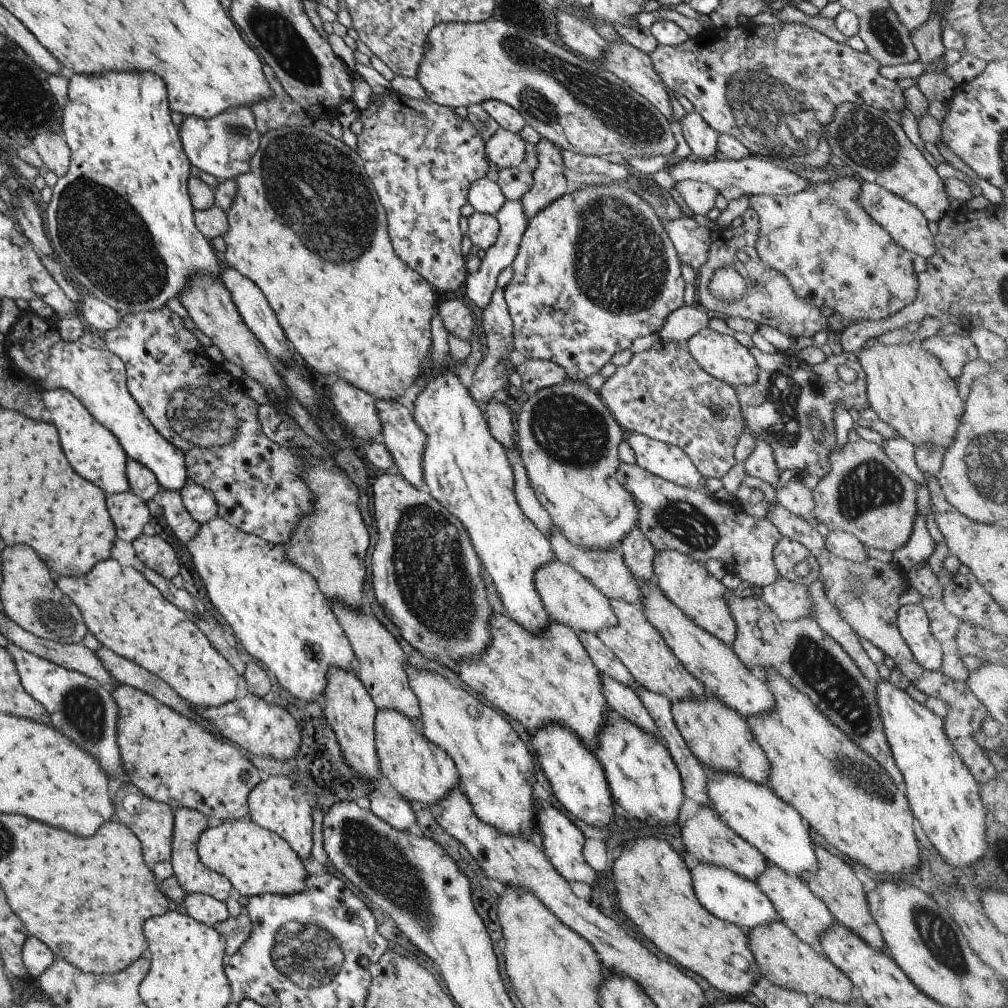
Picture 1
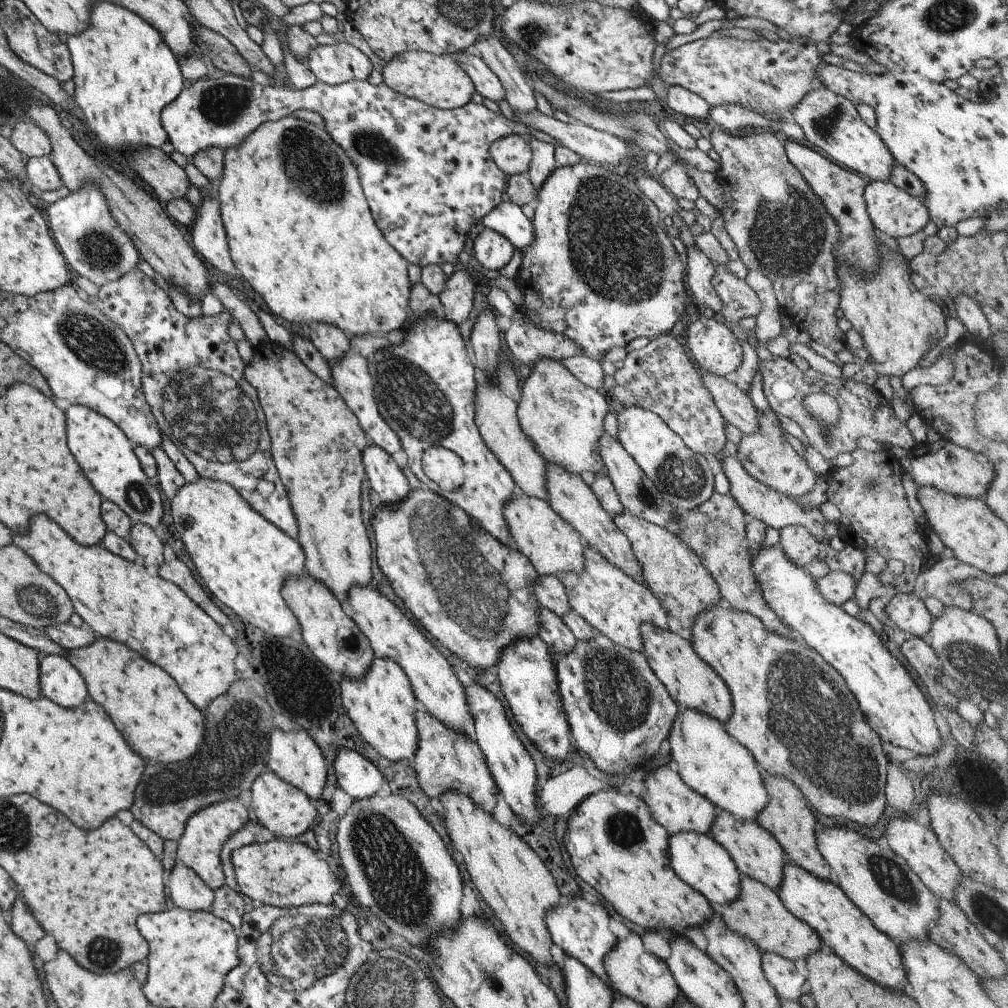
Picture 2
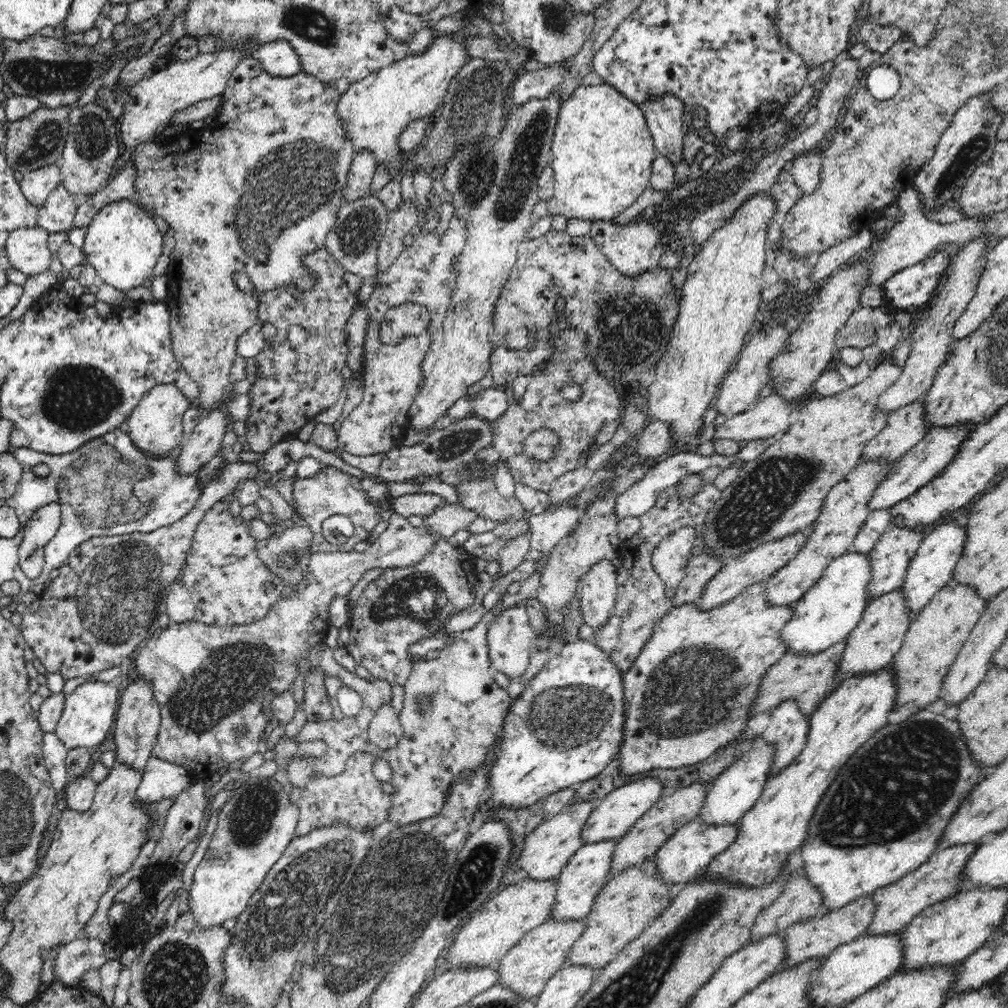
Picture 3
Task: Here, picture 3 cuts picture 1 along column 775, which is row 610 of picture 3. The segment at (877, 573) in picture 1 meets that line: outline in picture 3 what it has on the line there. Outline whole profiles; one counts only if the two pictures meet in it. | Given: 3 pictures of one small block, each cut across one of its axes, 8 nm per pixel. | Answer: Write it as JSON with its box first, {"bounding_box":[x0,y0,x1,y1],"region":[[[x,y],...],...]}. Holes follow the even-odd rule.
{"bounding_box":[488,603,535,678],"region":[[[519,603],[513,607],[505,608],[501,614],[490,624],[488,628],[488,647],[490,652],[490,665],[493,672],[502,671],[511,678],[519,678],[526,672],[530,664],[530,652],[534,648],[535,634],[532,625],[530,625],[530,615],[528,614],[528,605]]]}

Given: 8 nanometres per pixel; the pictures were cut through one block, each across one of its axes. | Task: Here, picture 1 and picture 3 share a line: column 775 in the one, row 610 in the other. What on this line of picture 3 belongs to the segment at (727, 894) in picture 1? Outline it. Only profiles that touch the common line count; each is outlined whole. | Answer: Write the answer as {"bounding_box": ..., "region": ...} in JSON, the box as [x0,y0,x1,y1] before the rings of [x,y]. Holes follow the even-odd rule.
{"bounding_box":[902,520,966,614],"region":[[[959,520],[946,521],[936,528],[928,529],[928,535],[924,537],[916,556],[910,562],[902,586],[902,591],[906,593],[906,601],[914,613],[918,614],[939,590],[954,582],[956,565],[962,558],[964,546],[966,546],[966,525],[963,526],[962,522],[960,524]]]}

